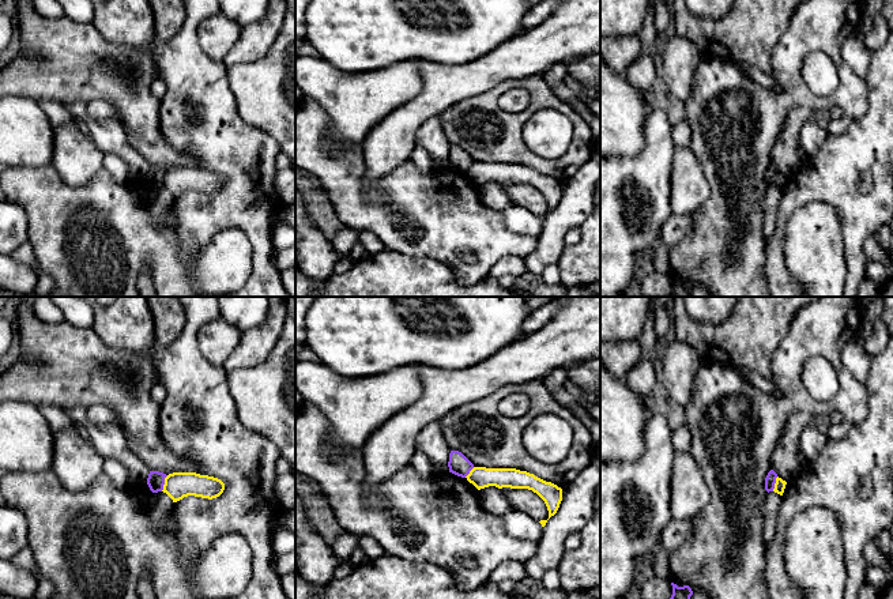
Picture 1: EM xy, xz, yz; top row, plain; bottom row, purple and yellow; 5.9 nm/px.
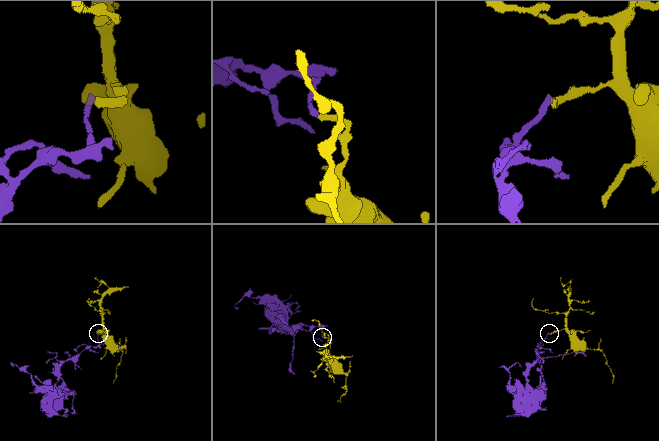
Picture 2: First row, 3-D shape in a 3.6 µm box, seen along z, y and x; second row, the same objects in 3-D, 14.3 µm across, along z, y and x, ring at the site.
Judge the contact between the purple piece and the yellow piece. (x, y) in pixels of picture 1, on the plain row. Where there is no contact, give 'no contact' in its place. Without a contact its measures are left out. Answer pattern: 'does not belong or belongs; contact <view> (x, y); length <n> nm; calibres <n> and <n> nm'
does not belong; contact xy (164, 179); length 100 nm; calibres 110 and 160 nm

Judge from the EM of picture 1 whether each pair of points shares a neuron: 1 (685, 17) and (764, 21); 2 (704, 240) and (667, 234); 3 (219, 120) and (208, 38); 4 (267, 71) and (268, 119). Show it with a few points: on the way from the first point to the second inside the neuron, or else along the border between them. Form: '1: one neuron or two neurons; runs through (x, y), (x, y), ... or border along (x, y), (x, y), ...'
1: one neuron; runs through (704, 27), (745, 27)
2: two neurons; border along (692, 215), (692, 229), (669, 248)
3: two neurons; border along (196, 29), (203, 51), (221, 61)
4: one neuron; runs through (268, 83), (268, 106)

